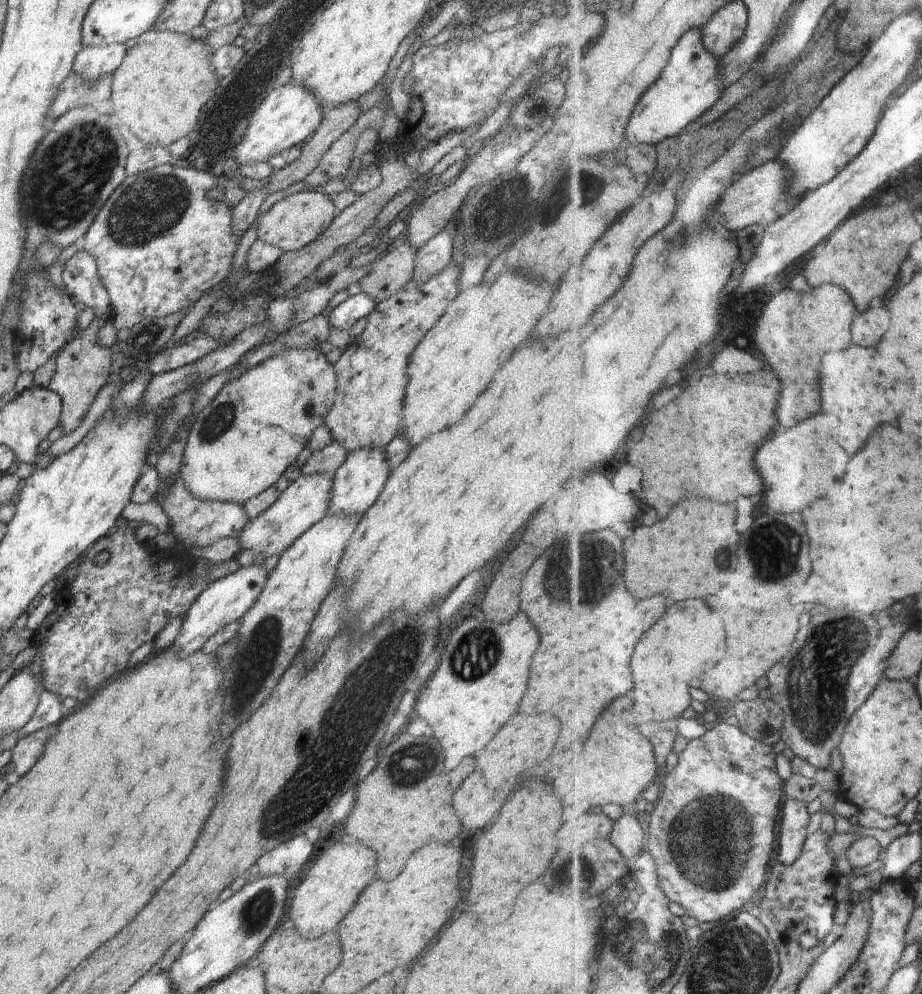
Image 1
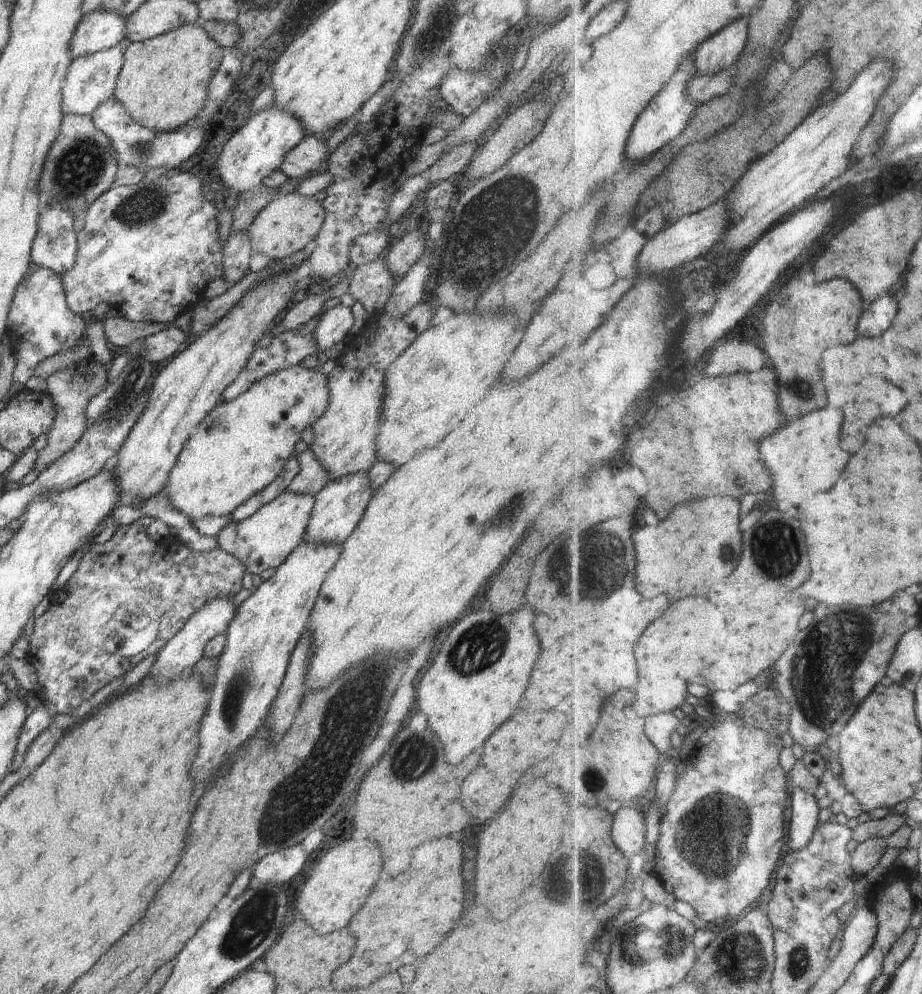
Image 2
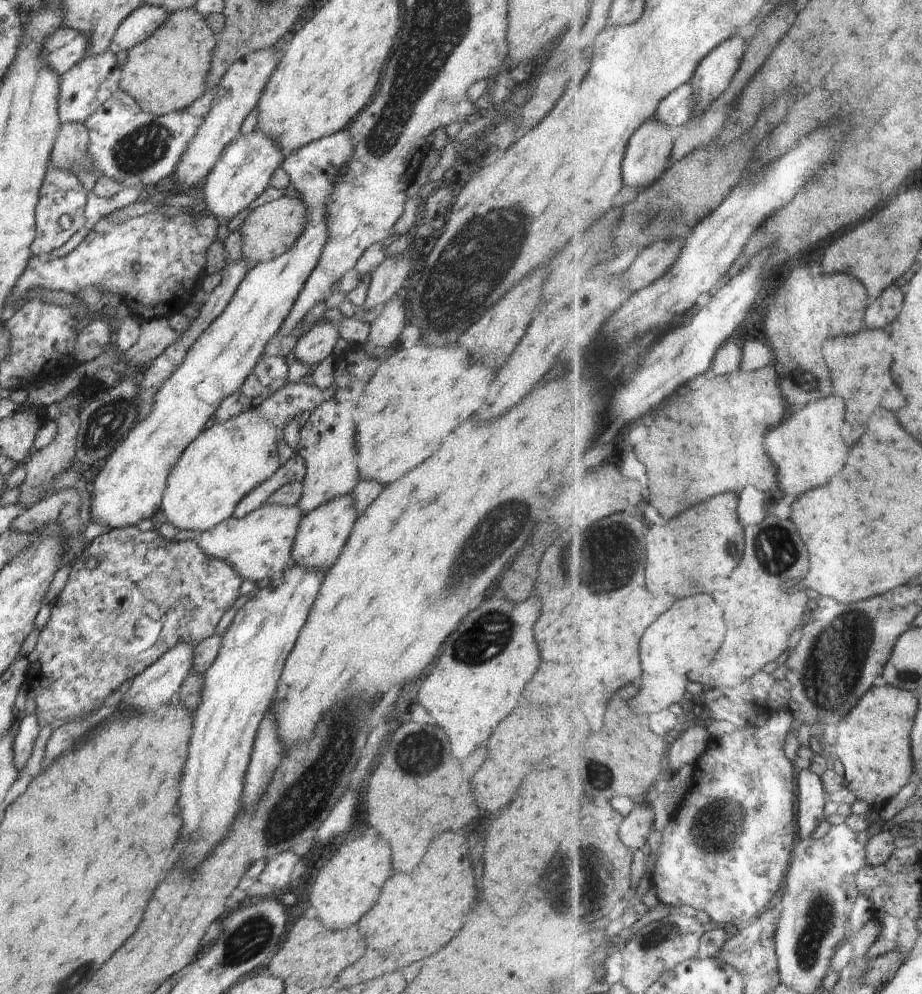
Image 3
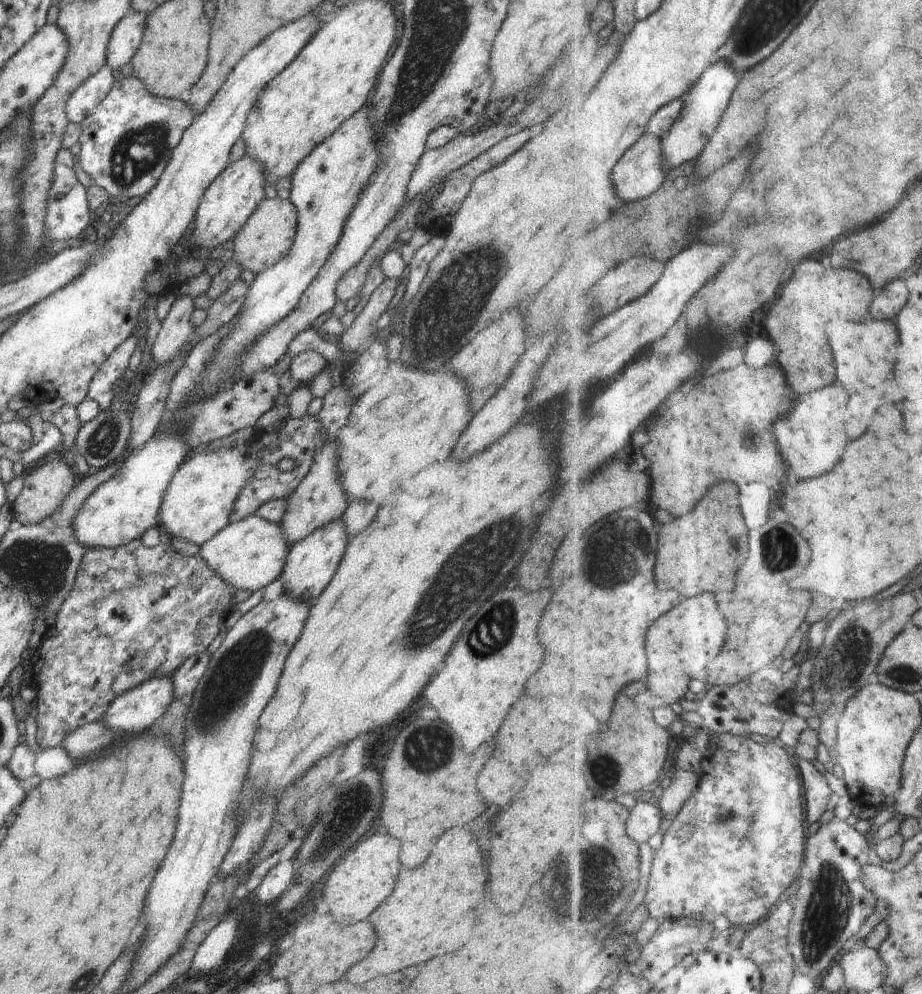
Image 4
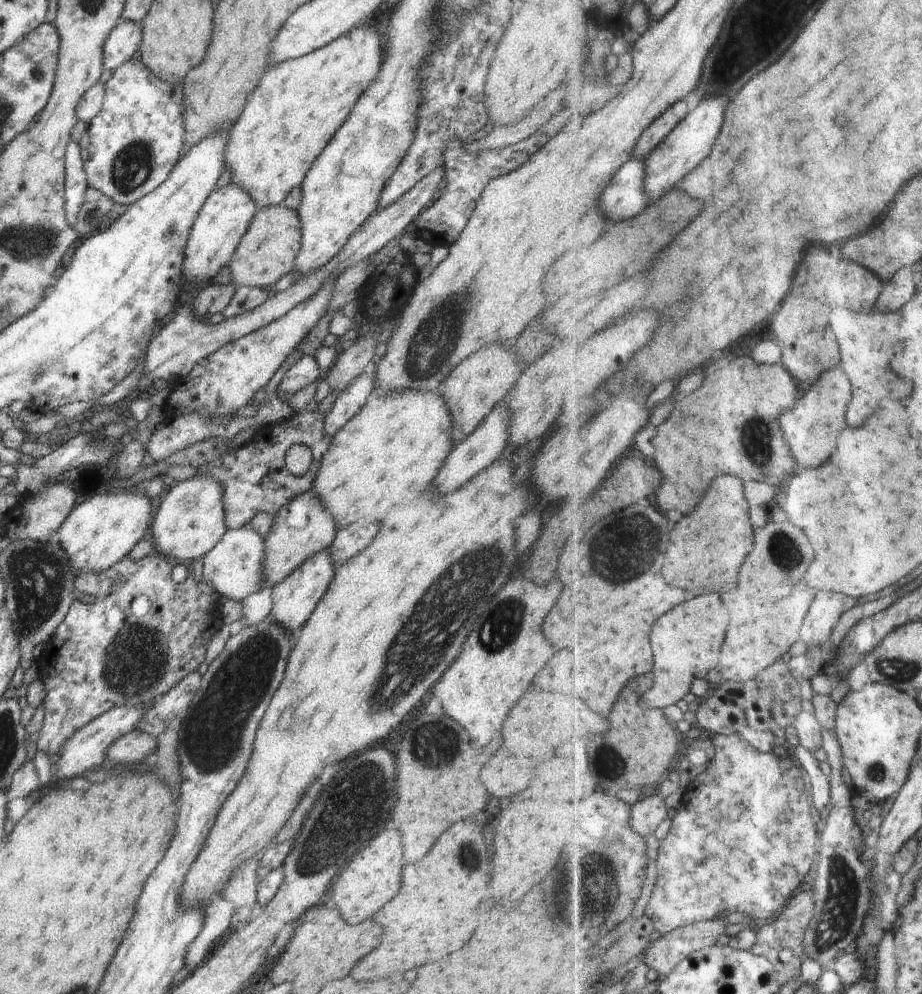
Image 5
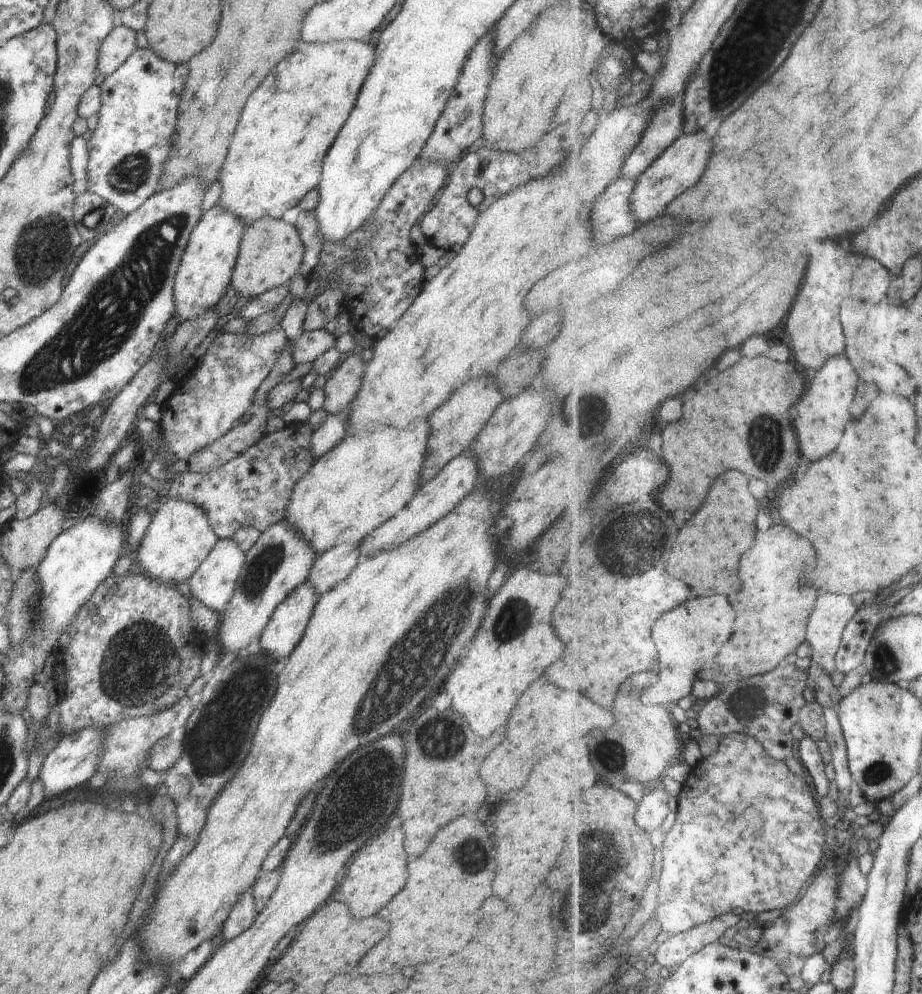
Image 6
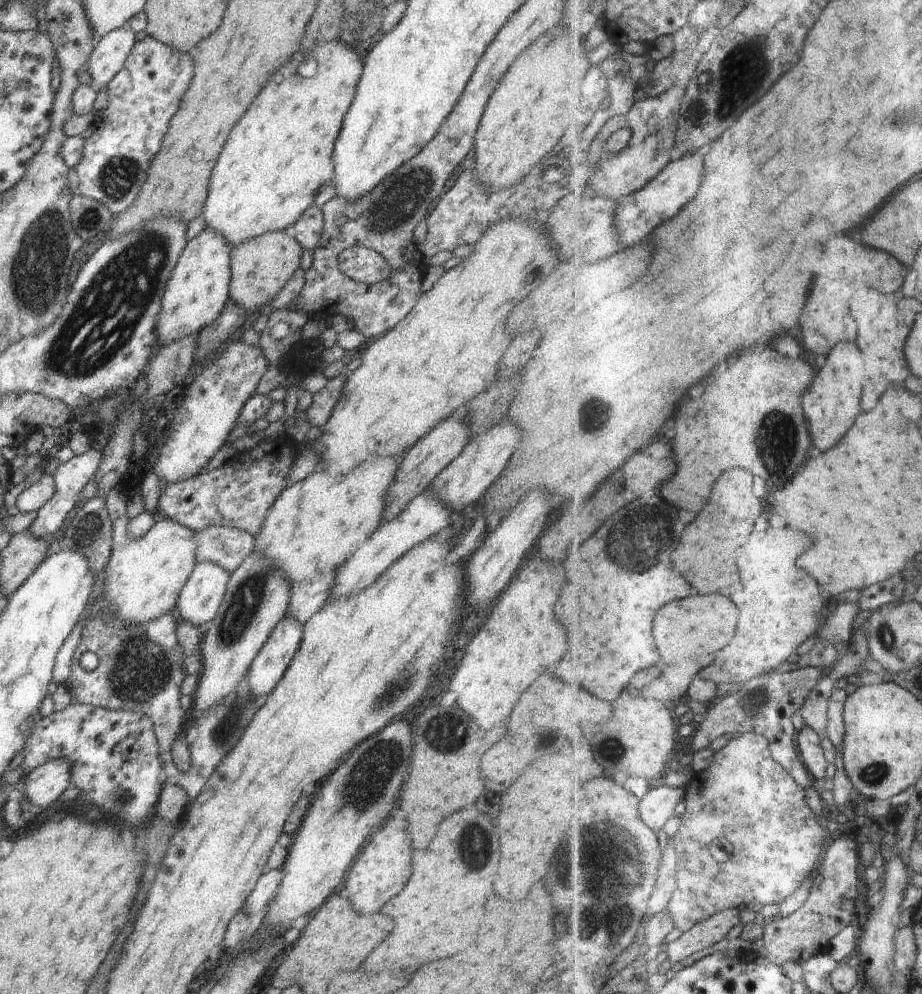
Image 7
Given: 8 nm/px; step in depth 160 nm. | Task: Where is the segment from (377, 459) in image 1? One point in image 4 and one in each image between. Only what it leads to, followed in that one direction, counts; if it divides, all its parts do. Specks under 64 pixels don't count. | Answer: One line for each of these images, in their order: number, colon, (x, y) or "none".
2: (339, 506)
3: (322, 534)
4: (311, 563)

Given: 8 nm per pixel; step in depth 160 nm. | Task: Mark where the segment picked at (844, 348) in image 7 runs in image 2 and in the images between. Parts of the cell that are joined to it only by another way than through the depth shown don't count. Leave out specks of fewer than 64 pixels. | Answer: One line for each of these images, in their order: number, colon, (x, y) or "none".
2: (806, 458)
3: (810, 449)
4: (814, 439)
5: (825, 405)
6: (823, 416)

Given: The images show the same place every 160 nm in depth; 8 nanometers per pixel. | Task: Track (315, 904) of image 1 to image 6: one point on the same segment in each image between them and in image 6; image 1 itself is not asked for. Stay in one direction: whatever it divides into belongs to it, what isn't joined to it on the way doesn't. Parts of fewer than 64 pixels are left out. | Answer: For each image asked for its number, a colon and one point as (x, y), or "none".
2: (342, 880)
3: (345, 889)
4: (358, 884)
5: (373, 878)
6: (377, 872)

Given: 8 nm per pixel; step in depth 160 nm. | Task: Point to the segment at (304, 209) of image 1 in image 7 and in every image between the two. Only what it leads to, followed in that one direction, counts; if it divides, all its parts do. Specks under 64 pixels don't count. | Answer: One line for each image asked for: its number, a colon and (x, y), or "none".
2: (290, 221)
3: (269, 230)
4: (267, 237)
5: (267, 251)
6: (270, 253)
7: (260, 268)

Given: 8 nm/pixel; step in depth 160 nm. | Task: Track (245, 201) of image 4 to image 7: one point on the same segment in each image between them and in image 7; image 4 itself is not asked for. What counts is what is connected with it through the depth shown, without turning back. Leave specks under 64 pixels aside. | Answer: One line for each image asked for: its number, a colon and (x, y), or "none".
5: (222, 221)
6: (204, 273)
7: (198, 288)

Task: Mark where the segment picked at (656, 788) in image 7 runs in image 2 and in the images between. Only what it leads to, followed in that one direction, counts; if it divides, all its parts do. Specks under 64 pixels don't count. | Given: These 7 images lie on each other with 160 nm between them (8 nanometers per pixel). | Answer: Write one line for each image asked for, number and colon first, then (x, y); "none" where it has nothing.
2: (631, 828)
3: (638, 826)
4: (647, 818)
5: (649, 814)
6: (654, 810)

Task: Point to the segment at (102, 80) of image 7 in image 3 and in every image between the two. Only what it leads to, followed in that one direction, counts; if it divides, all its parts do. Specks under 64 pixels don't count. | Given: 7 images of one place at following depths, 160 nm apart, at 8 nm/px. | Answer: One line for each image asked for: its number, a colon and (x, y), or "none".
3: (139, 25)
4: (126, 37)
5: (121, 44)
6: (121, 42)

